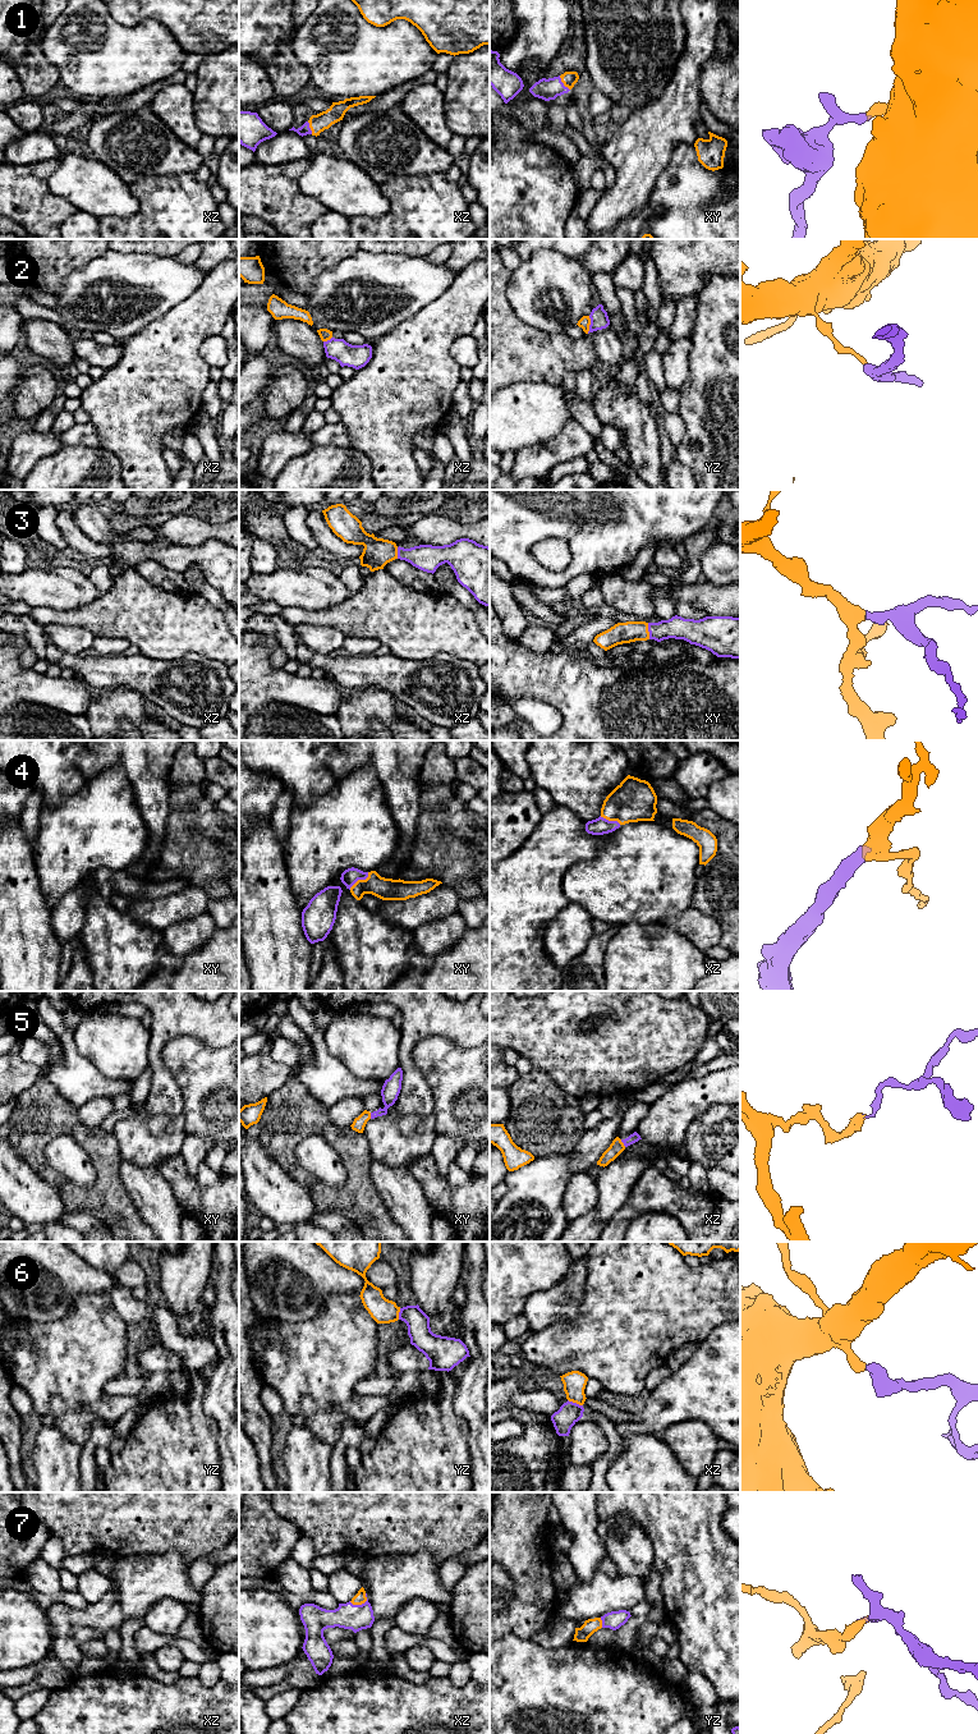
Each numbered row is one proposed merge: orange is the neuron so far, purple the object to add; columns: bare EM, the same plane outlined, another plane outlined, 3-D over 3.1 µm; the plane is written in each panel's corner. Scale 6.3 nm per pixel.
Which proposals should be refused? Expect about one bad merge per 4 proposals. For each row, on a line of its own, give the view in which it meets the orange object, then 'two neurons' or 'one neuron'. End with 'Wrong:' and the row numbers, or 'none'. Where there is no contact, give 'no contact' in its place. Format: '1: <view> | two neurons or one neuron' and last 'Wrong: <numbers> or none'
1: xy | one neuron
2: yz | two neurons
3: xy | one neuron
4: xy | one neuron
5: xz | one neuron
6: xz | one neuron
7: xz | one neuron
Wrong: 2

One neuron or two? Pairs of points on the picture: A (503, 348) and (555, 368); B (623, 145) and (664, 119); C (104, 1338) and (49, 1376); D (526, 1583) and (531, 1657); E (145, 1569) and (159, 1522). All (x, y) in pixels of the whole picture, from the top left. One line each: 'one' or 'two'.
A: one
B: one
C: one
D: two
E: two

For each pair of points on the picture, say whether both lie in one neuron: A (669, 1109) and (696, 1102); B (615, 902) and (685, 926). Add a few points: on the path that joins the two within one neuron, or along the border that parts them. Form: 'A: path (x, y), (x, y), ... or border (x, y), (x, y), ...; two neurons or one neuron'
A: path (675, 1109), (683, 1102), (689, 1102); one neuron
B: border (690, 906), (661, 921); two neurons

